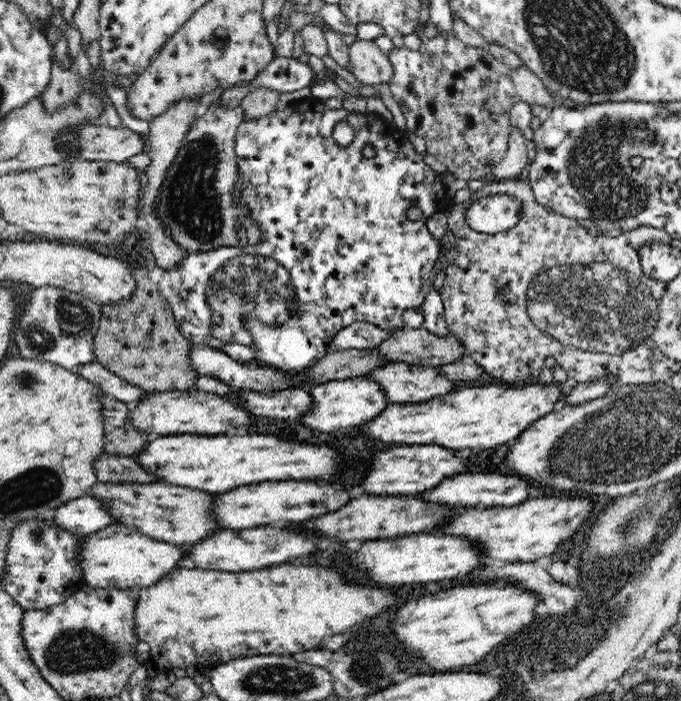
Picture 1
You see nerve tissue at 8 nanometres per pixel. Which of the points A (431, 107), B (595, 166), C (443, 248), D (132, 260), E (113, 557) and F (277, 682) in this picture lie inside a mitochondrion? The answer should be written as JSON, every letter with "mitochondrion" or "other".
{"A":"other","B":"mitochondrion","C":"other","D":"other","E":"other","F":"mitochondrion"}

